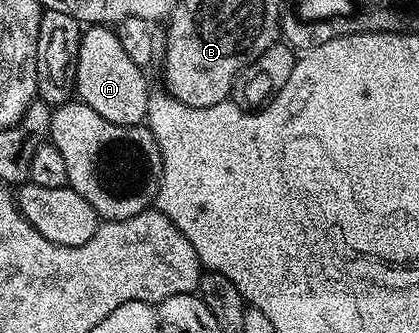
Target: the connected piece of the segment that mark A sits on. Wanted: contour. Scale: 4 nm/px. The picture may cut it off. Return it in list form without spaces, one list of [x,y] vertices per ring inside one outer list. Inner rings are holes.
[[[91,25],[81,34],[77,60],[73,64],[73,88],[77,100],[83,101],[96,115],[104,115],[117,125],[141,125],[146,120],[147,102],[152,89],[146,86],[143,66],[128,57],[113,28]]]

